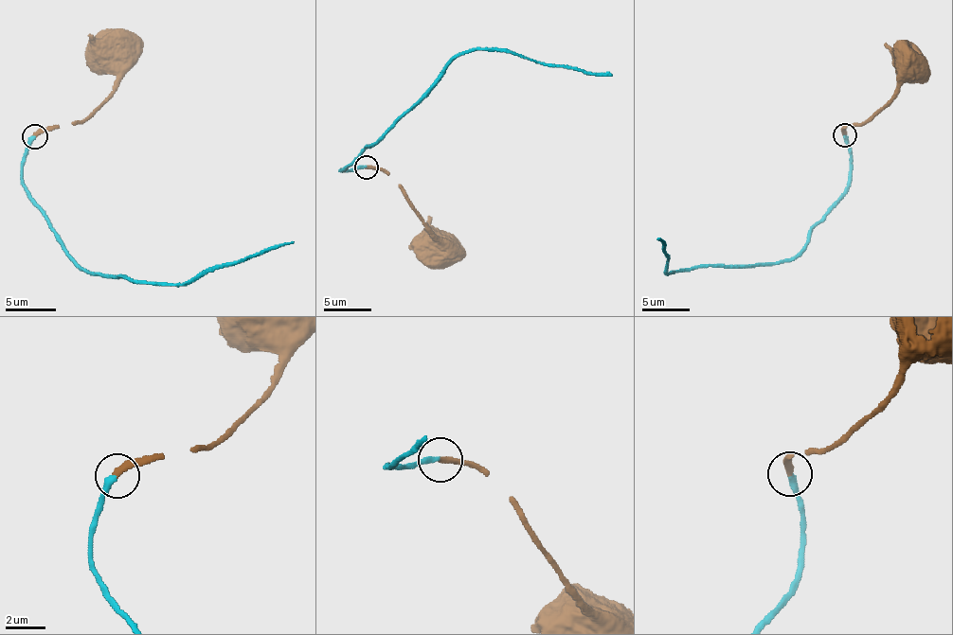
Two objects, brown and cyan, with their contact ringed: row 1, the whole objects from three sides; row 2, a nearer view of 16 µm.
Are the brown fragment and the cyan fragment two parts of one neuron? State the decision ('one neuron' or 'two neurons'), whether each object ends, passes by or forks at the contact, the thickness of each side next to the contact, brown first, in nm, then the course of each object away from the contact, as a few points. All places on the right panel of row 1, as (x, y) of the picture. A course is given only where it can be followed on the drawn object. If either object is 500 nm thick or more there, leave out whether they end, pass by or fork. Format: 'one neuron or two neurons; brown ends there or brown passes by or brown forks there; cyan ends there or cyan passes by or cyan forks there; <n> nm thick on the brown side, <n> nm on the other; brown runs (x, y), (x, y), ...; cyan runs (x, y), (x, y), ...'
one neuron; brown ends there; cyan ends there; 320 nm thick on the brown side, 320 nm on the other; brown runs (844, 134), (842, 131), (877, 114), (899, 86), (899, 67); cyan runs (844, 134), (849, 186), (813, 228), (803, 248), (775, 263), (697, 265), (664, 273), (668, 262), (660, 238)

